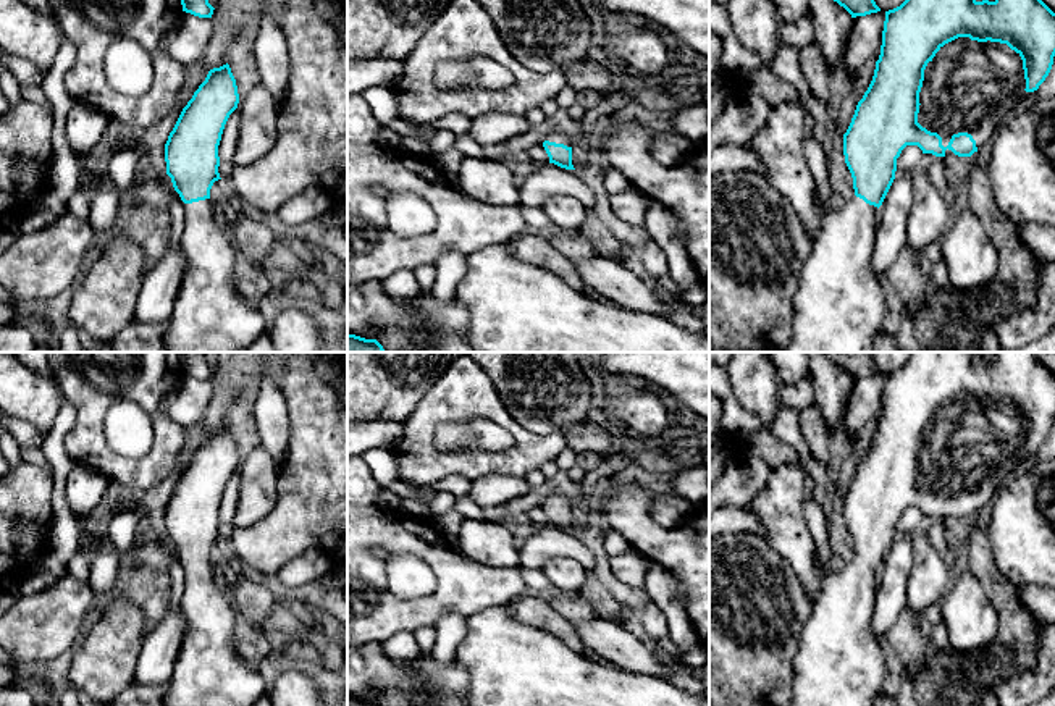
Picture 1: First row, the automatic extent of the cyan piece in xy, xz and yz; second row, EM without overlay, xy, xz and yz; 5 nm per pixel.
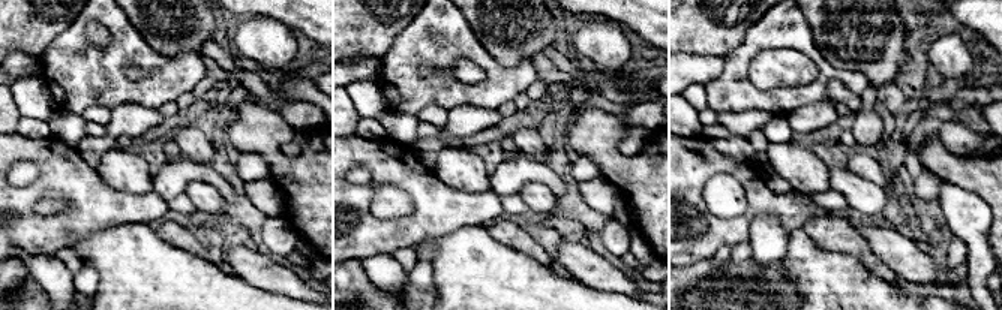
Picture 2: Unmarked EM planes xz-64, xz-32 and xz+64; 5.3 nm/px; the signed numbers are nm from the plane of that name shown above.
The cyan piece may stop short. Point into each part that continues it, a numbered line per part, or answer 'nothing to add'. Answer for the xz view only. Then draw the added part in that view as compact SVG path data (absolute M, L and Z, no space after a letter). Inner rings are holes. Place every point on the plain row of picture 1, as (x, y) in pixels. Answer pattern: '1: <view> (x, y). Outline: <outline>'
1: xz (559, 500). Outline: M562 493L549 494L544 502L572 509L572 496L567 496L567 494L562 494Z

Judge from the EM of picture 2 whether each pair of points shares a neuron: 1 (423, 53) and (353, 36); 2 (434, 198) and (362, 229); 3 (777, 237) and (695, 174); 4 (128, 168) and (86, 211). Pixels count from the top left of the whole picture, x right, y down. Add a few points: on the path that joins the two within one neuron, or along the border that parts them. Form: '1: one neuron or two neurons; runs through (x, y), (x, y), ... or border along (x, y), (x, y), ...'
1: two neurons; border along (413, 18), (380, 57)
2: one neuron; runs through (419, 216), (405, 229), (380, 229)
3: two neurons; border along (786, 231), (773, 214), (758, 214), (747, 238)
4: two neurons; border along (95, 168), (108, 186), (144, 193)

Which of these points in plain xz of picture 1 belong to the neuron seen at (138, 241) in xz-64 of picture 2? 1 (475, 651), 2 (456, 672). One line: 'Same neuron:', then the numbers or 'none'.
Same neuron: 1

